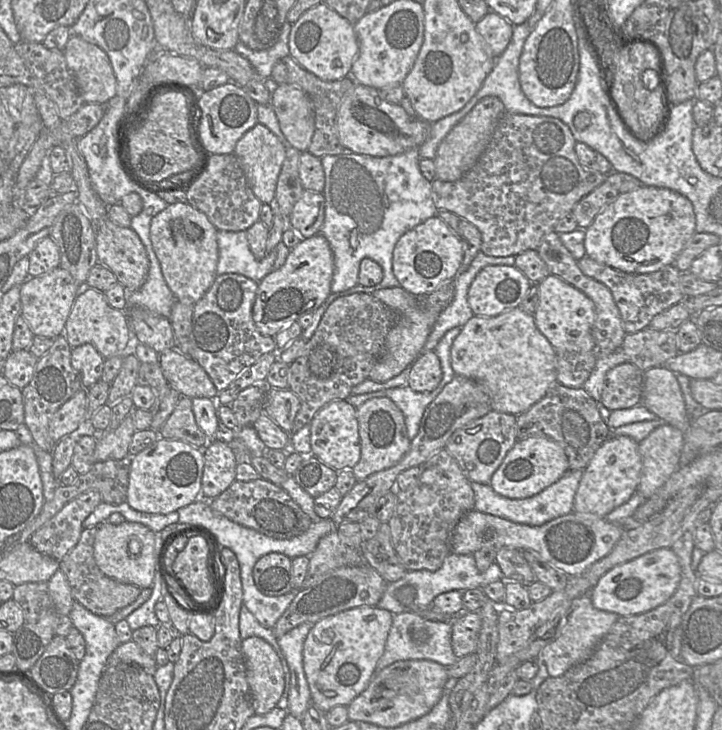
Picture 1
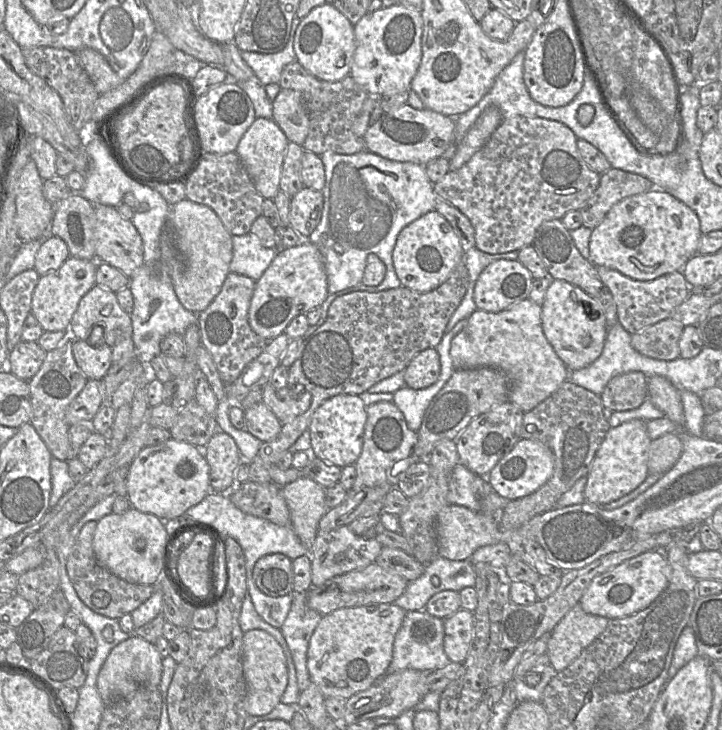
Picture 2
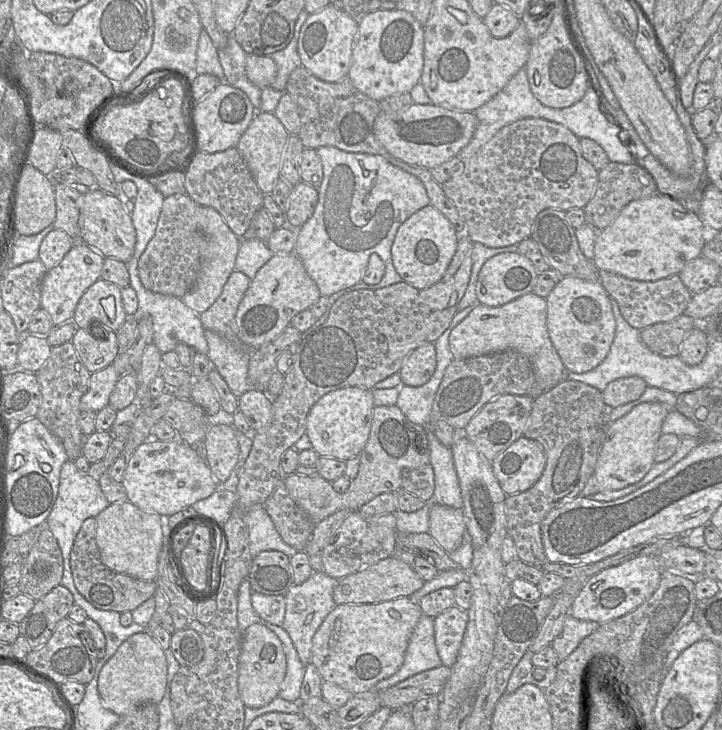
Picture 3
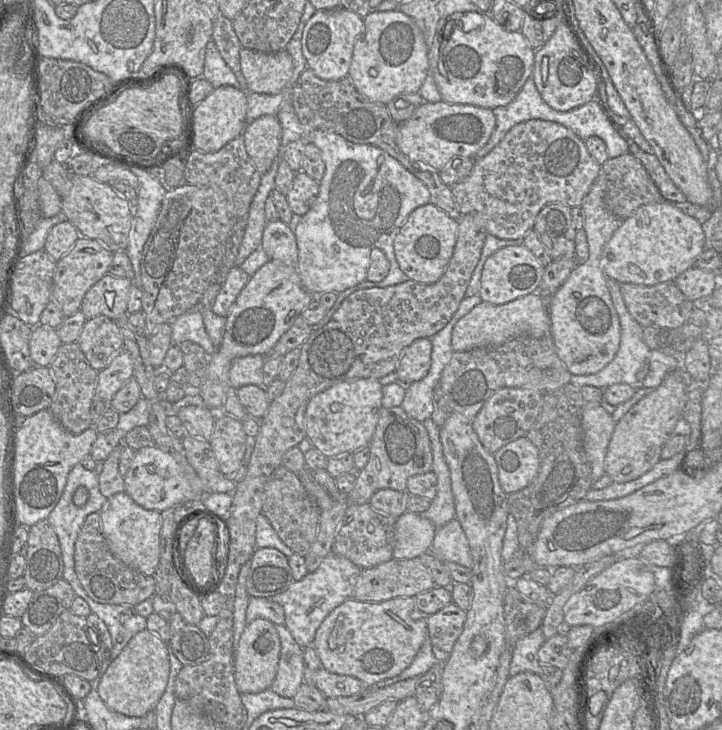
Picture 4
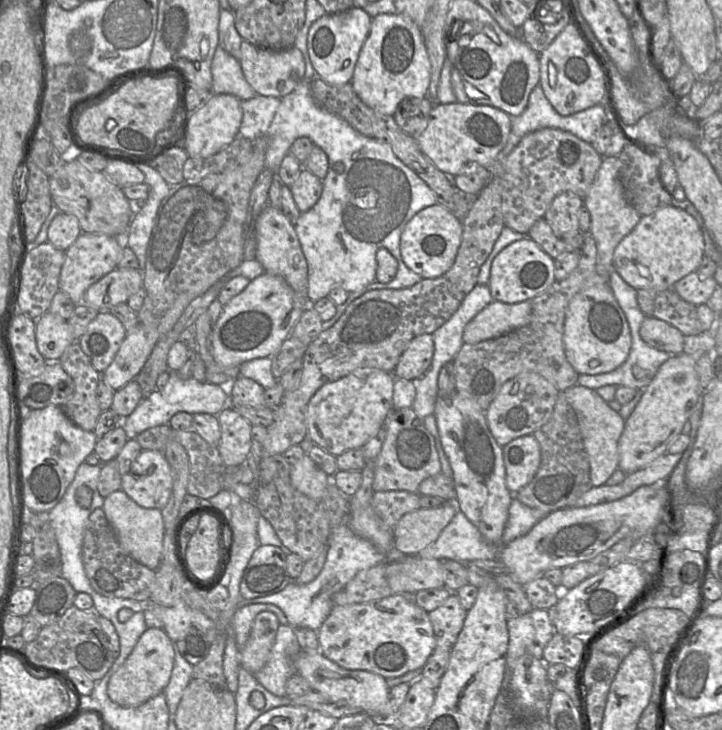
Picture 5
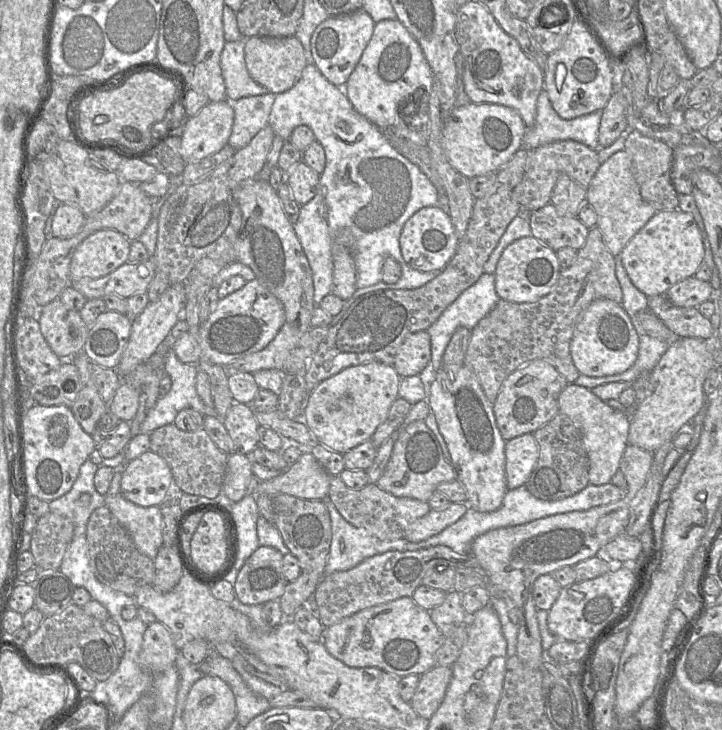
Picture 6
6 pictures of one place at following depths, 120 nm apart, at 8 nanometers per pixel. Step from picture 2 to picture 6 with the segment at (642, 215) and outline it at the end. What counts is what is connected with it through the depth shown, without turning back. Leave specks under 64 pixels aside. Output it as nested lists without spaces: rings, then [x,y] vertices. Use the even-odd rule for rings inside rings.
[[[675,209],[656,212],[619,256],[633,285],[649,297],[665,295],[674,284],[693,277],[704,255],[702,236],[693,216]]]

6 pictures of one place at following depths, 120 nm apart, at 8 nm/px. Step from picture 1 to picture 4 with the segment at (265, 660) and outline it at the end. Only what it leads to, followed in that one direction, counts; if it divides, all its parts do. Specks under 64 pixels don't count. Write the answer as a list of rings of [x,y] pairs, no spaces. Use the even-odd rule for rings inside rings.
[[[258,618],[247,624],[234,656],[234,675],[240,694],[257,694],[272,685],[279,666],[280,638],[275,625],[267,619]]]

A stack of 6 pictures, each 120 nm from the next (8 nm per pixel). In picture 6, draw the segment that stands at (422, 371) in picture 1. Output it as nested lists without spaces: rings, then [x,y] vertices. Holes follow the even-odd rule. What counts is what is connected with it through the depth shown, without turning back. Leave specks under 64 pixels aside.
[[[427,331],[410,334],[399,347],[393,367],[401,378],[419,375],[431,359],[430,336]]]

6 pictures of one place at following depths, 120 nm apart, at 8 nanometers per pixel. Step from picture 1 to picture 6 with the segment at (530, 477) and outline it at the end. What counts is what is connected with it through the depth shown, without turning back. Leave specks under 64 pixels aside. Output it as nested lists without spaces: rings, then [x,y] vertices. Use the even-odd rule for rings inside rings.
[[[526,433],[505,444],[505,474],[509,490],[525,485],[539,457],[539,446],[533,433]]]

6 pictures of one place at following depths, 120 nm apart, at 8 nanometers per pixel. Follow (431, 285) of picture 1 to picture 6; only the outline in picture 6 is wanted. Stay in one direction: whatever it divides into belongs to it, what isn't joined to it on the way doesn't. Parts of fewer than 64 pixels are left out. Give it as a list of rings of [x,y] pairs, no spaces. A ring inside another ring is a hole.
[[[440,205],[424,207],[414,213],[404,224],[399,239],[406,264],[421,272],[441,271],[453,257],[458,242],[451,218]]]

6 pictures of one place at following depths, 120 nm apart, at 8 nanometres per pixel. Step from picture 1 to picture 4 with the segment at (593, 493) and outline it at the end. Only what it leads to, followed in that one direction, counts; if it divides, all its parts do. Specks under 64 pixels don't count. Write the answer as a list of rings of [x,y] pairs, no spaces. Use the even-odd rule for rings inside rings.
[[[675,370],[616,422],[604,460],[605,473],[613,482],[625,483],[635,480],[661,460],[662,448],[674,434],[676,423],[682,418],[686,400],[687,374],[682,370]]]

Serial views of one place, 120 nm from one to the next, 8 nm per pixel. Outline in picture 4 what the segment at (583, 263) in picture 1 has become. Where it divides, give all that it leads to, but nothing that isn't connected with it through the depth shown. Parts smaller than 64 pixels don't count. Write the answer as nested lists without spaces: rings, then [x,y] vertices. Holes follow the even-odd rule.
[[[674,281],[653,286],[620,283],[620,291],[630,315],[644,328],[682,326],[695,307]]]

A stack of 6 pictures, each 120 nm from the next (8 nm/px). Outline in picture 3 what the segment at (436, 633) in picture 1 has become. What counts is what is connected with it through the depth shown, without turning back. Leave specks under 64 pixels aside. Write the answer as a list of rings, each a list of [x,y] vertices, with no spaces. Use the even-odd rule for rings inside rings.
[[[422,614],[411,634],[400,668],[375,685],[375,691],[393,686],[410,676],[442,665],[434,639],[434,620]]]

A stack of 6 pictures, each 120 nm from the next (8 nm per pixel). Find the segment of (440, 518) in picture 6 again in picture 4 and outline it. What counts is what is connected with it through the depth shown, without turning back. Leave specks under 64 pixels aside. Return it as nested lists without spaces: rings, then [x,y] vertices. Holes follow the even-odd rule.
[[[404,512],[395,522],[393,558],[415,558],[429,552],[436,530],[421,514]]]

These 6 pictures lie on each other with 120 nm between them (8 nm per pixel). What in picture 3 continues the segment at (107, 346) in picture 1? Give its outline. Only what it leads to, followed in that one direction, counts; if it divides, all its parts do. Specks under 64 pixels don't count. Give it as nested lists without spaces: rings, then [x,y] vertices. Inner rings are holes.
[[[98,279],[80,298],[71,321],[78,328],[100,322],[117,332],[129,317],[122,304],[121,291],[118,285]]]

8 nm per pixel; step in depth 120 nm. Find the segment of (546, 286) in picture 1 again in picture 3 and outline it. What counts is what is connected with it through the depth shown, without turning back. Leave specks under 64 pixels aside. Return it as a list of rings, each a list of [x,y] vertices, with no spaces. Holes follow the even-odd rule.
[[[565,276],[545,299],[548,334],[567,371],[584,373],[597,367],[607,356],[616,331],[611,298],[600,281]]]

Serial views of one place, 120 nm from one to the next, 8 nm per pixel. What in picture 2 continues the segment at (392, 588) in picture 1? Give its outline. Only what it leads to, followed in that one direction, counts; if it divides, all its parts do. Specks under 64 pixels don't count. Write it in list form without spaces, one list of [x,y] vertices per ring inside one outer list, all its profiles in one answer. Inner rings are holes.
[[[438,555],[425,566],[419,578],[408,582],[405,591],[394,603],[405,611],[424,610],[434,594],[443,590],[459,592],[475,584],[476,572],[471,559],[457,561]]]

